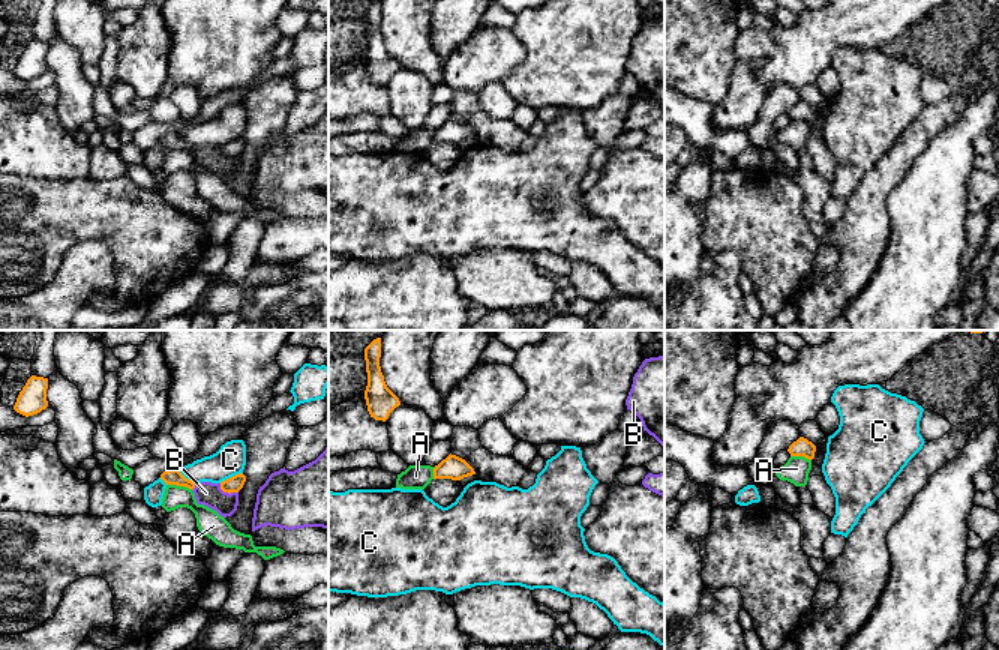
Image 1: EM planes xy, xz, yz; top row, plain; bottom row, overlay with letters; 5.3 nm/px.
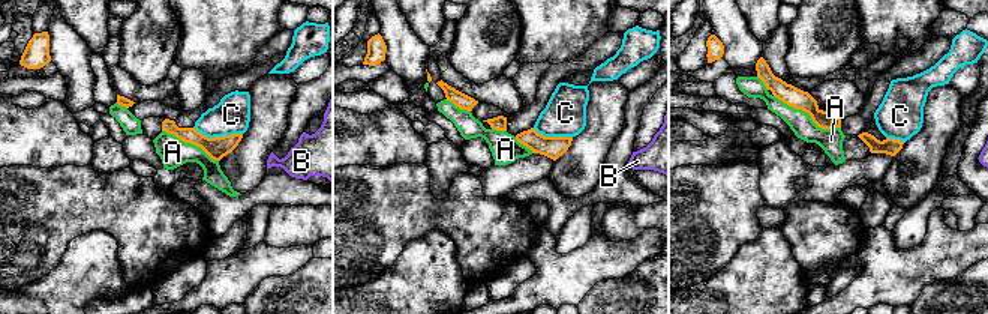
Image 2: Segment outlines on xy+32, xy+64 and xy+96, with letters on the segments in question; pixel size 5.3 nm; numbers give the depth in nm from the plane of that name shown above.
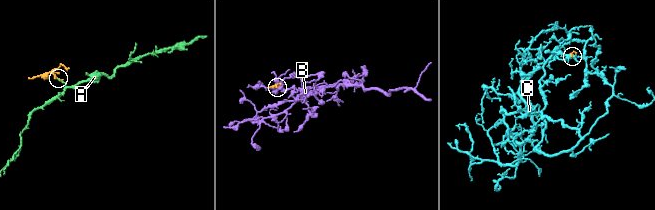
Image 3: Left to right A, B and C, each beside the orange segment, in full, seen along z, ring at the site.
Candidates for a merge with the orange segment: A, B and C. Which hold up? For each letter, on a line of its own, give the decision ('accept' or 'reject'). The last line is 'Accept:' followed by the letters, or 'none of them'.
A: reject
B: reject
C: reject
Accept: none of them

